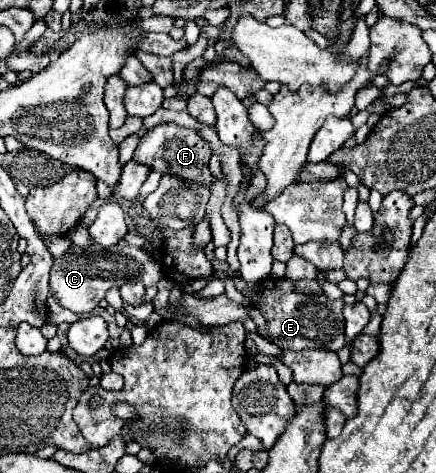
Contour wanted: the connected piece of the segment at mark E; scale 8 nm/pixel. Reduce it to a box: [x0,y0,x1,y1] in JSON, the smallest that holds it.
[242,279,346,351]

